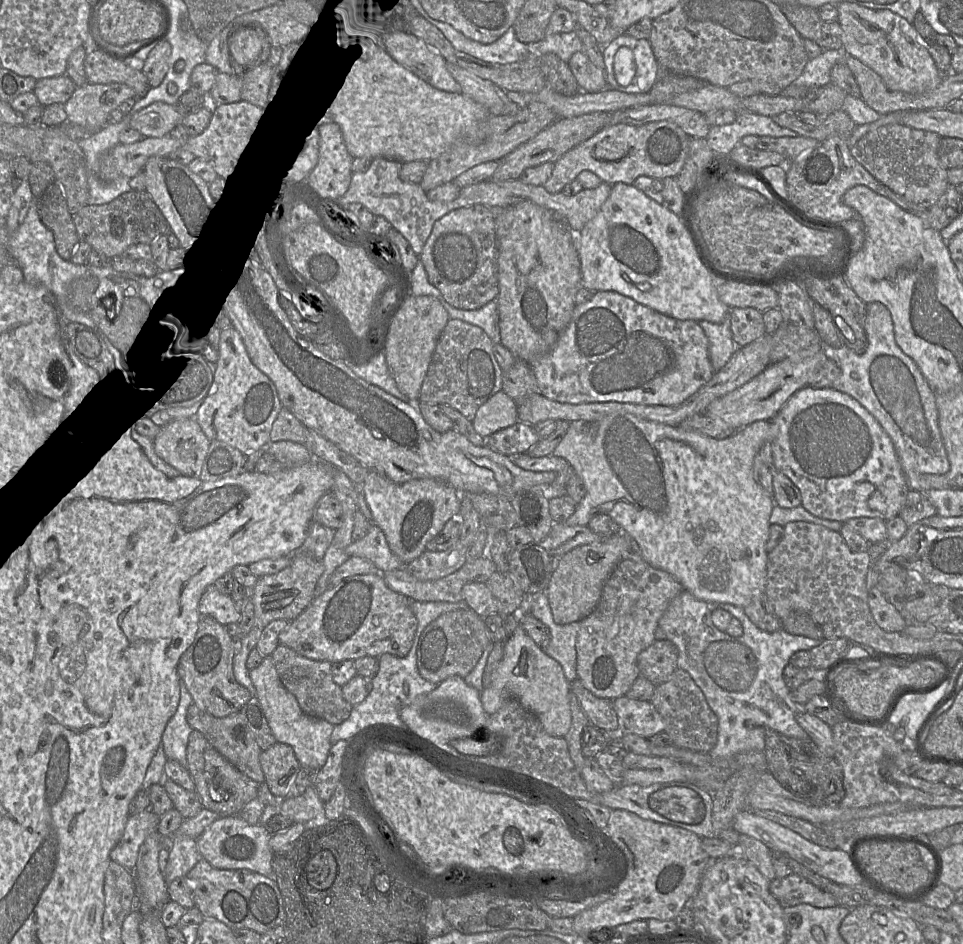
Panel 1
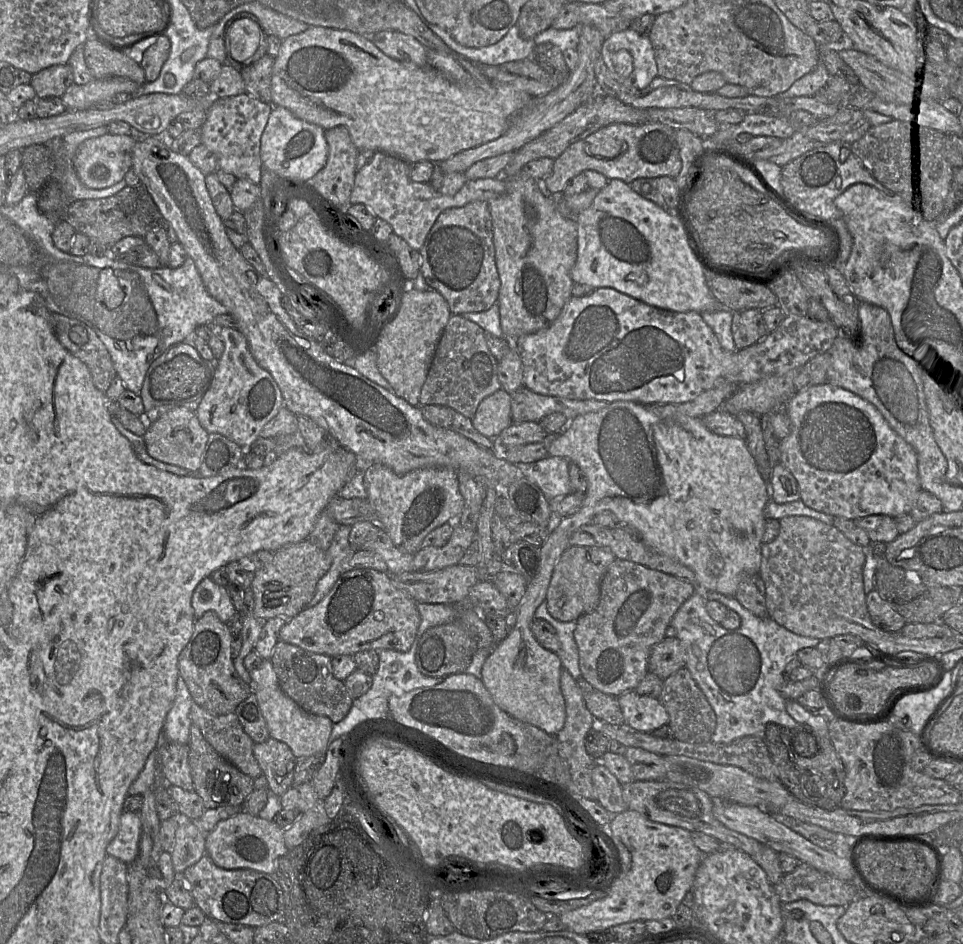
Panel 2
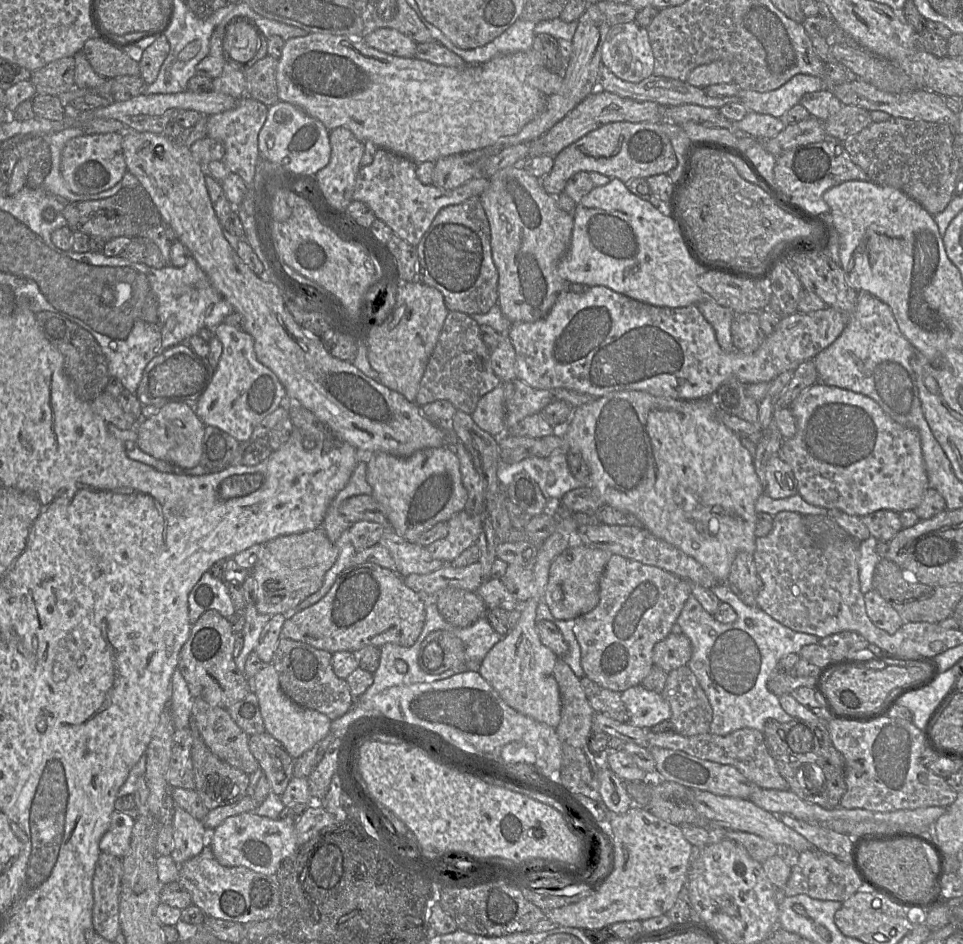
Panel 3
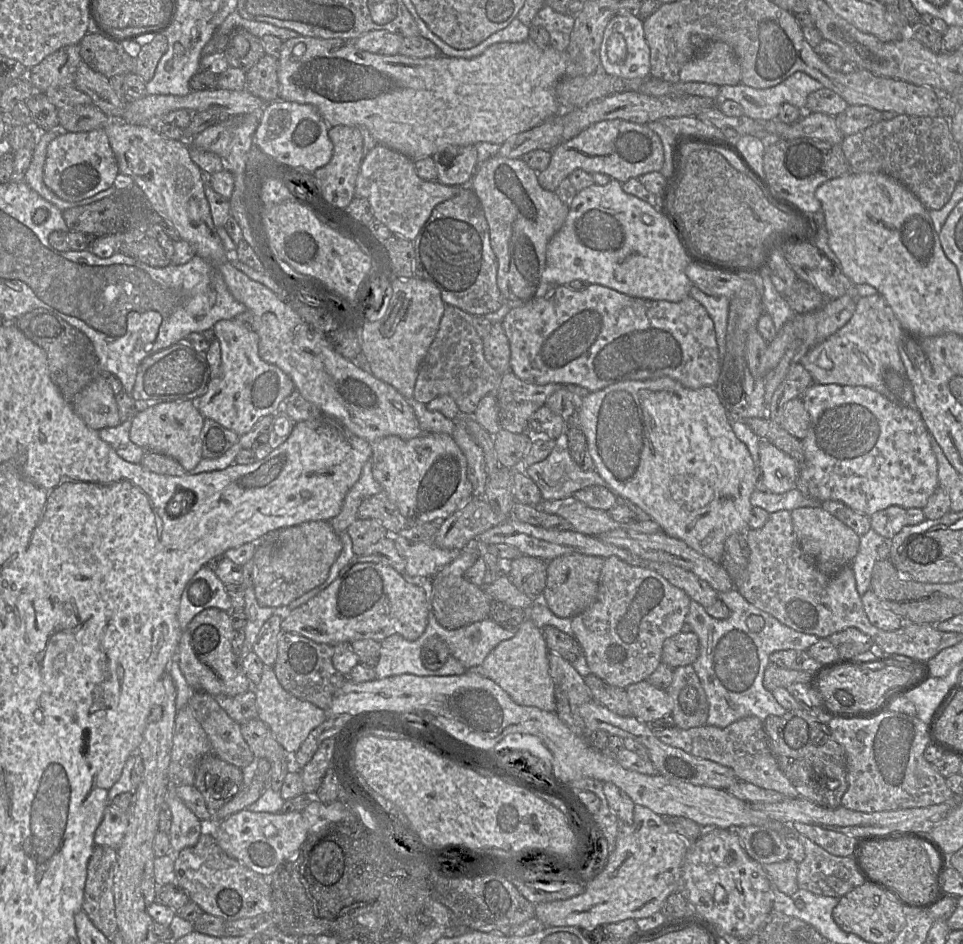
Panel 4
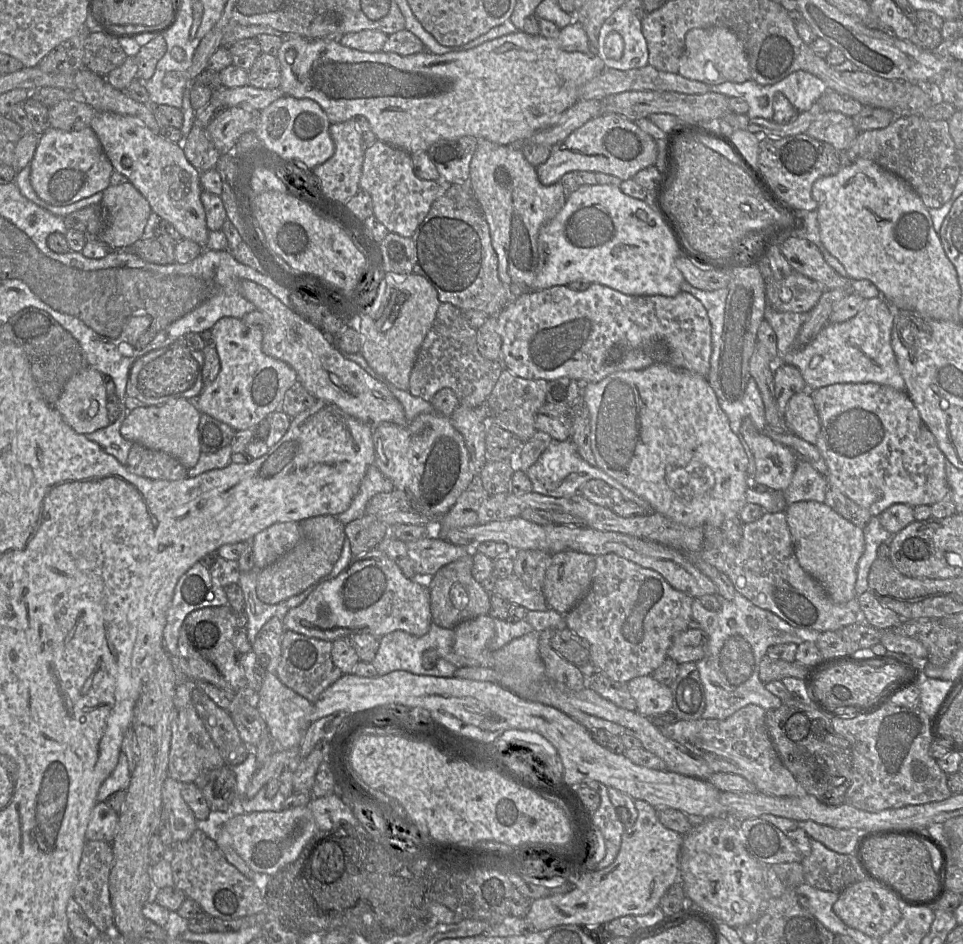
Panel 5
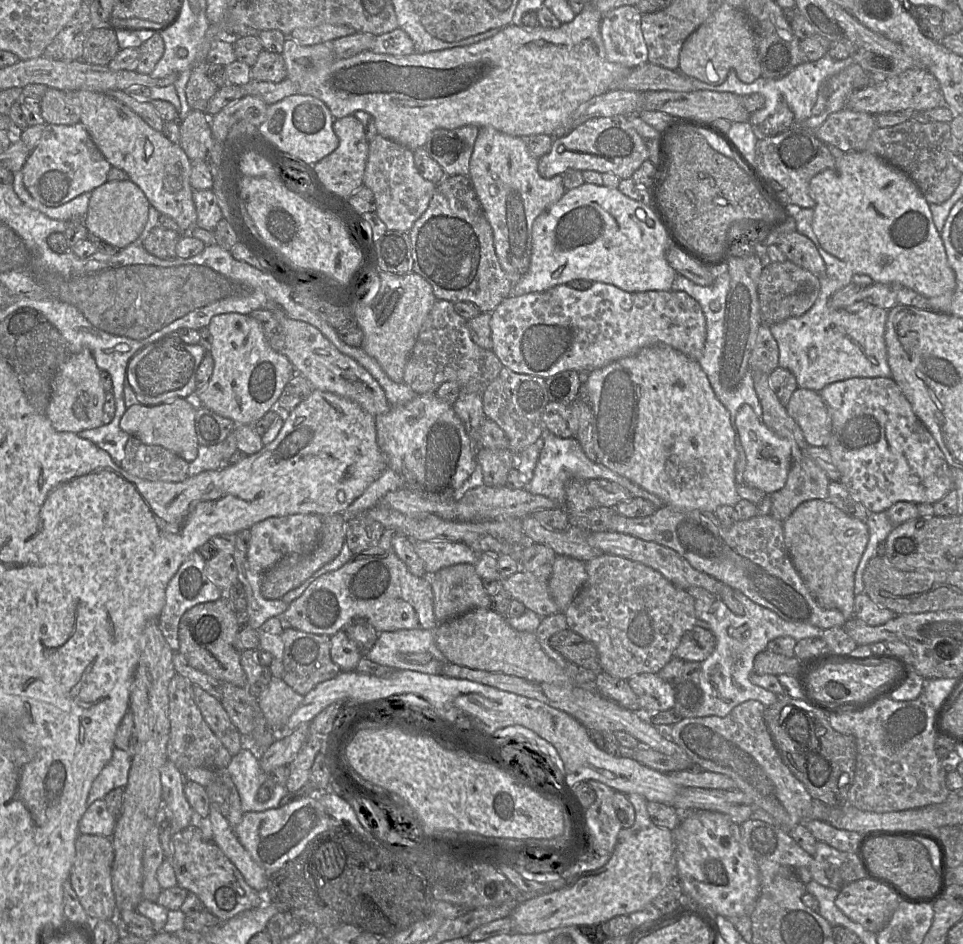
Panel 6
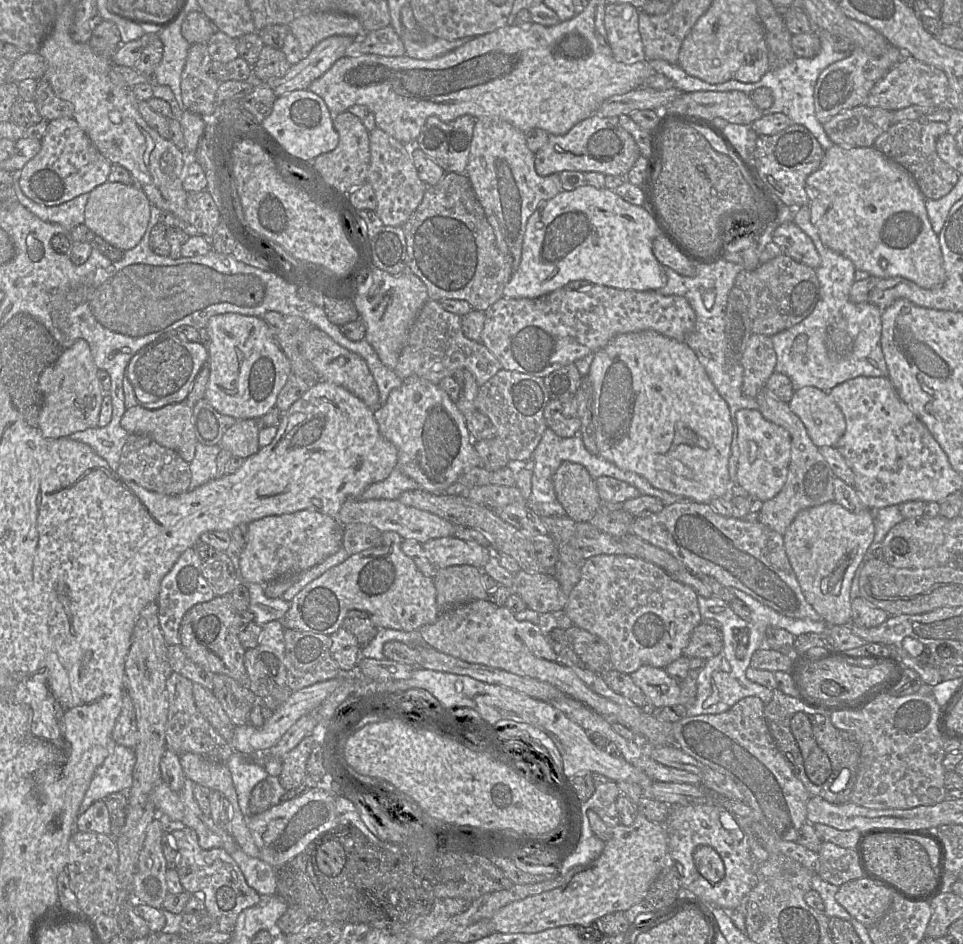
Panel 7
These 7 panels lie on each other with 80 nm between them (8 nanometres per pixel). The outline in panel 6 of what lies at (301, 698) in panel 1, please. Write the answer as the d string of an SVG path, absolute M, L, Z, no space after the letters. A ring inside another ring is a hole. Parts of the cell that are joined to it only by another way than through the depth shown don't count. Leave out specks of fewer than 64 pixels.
M285 627L282 639L284 642L282 679L298 694L305 696L319 683L330 680L340 673L340 667L333 662L330 656L329 636Z

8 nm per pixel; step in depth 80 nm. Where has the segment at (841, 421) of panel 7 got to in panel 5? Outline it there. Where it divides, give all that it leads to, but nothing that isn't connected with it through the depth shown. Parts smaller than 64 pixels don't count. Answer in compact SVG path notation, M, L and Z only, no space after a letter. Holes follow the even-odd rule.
M809 391L791 397L784 412L790 433L815 444L820 432L820 419Z

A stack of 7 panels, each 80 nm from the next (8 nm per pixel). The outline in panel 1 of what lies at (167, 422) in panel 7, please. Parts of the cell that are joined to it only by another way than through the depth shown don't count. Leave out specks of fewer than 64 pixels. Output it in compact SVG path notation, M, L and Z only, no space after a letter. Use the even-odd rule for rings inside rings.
M194 418L179 419L161 428L153 442L155 453L167 464L177 469L181 475L199 478L207 455L210 440L205 436Z

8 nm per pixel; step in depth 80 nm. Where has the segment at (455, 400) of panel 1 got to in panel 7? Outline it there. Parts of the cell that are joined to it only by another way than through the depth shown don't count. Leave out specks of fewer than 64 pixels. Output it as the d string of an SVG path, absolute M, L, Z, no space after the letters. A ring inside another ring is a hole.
M428 300L409 330L394 373L401 380L417 376L438 385L443 378L454 376L459 369L469 370L480 387L503 368L482 343L470 340L464 335L461 316L446 311L437 301Z

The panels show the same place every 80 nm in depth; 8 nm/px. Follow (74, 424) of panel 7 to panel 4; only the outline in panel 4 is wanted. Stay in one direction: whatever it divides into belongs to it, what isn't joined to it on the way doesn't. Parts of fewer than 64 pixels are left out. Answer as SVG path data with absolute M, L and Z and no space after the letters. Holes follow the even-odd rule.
M105 374L83 388L74 397L71 405L76 414L91 429L99 431L121 423L115 395L106 381Z

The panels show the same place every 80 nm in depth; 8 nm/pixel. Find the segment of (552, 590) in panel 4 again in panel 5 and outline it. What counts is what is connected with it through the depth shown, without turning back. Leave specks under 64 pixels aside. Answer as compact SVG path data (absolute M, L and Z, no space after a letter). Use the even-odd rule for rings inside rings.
M566 550L551 555L542 587L550 609L565 615L587 594L596 556Z

